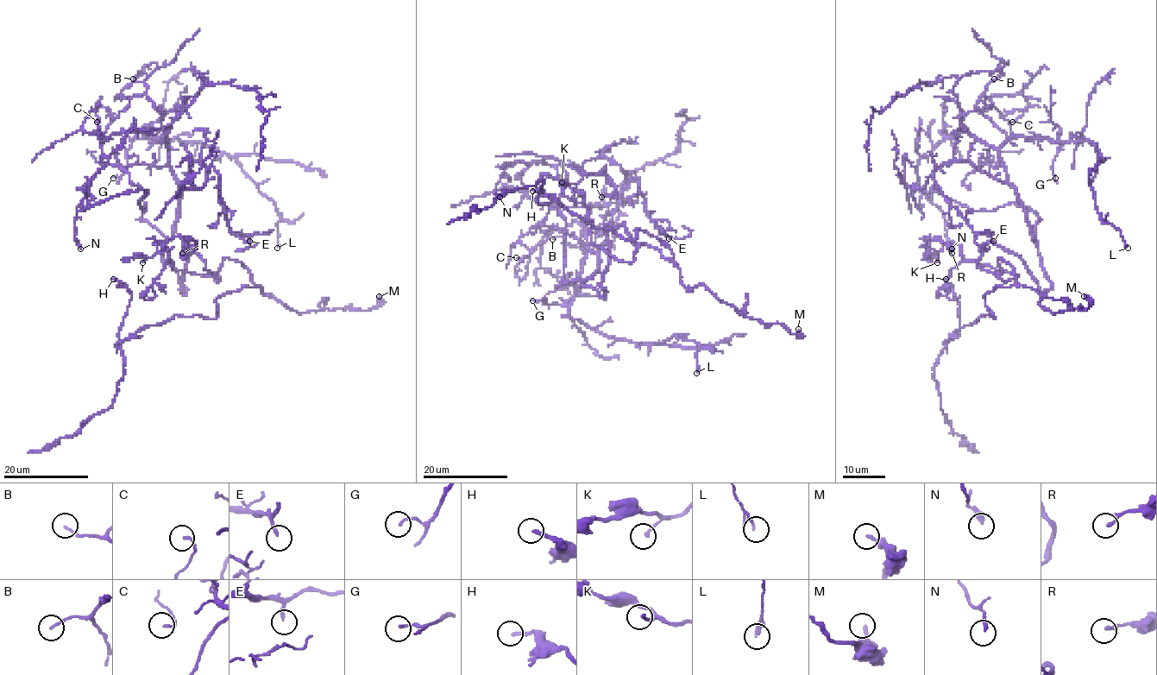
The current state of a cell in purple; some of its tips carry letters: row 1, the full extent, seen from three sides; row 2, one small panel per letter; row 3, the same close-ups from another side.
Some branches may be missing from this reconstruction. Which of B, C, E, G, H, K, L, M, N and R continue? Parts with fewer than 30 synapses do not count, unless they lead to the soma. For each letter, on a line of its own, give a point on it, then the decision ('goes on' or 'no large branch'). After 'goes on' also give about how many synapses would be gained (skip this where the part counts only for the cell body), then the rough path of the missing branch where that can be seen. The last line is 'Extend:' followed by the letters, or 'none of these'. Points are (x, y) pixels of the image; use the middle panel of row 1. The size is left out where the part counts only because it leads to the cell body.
B: (552, 239) | no large branch
C: (516, 257) | no large branch
E: (669, 238) | no large branch
G: (532, 300) | no large branch
H: (532, 191) | no large branch
K: (562, 182) | no large branch
L: (696, 373) | no large branch
M: (798, 329) | no large branch
N: (499, 197) | no large branch
R: (601, 197) | no large branch
Extend: none of these

